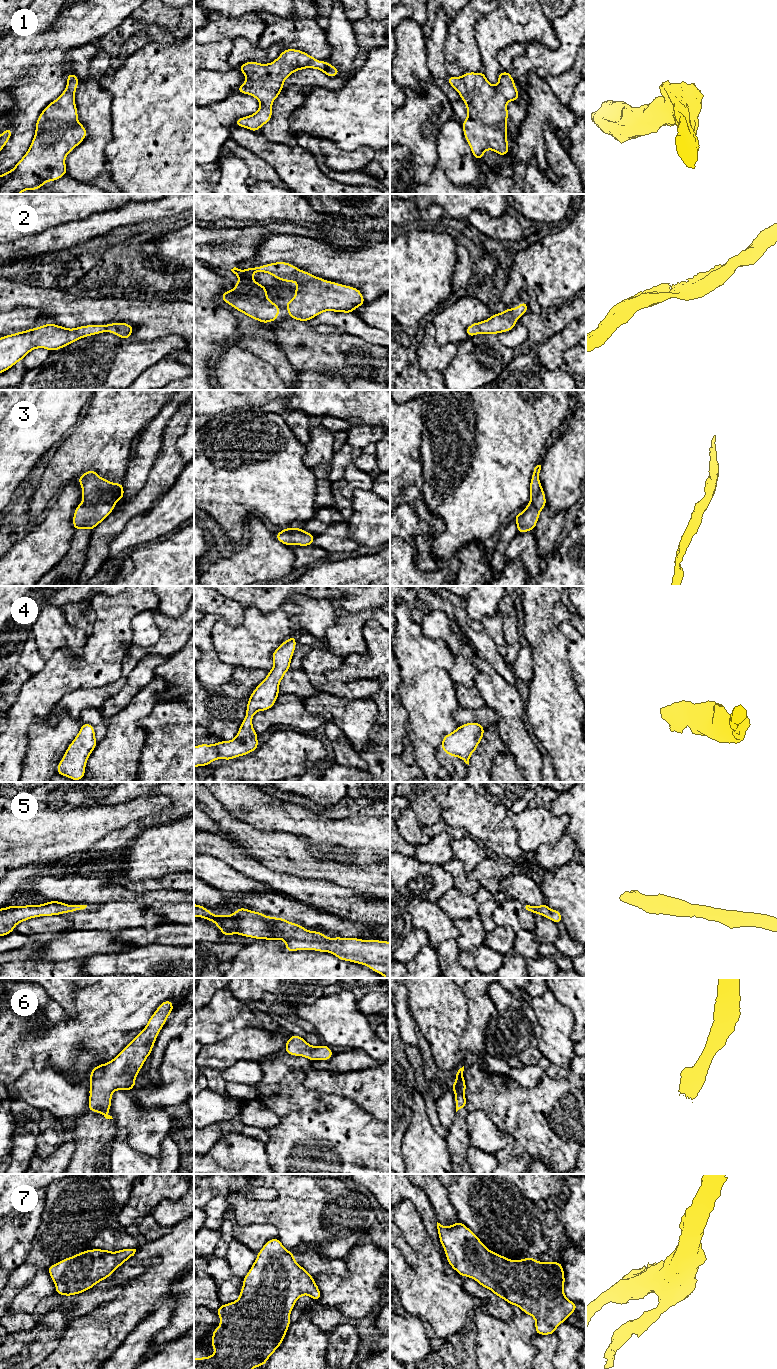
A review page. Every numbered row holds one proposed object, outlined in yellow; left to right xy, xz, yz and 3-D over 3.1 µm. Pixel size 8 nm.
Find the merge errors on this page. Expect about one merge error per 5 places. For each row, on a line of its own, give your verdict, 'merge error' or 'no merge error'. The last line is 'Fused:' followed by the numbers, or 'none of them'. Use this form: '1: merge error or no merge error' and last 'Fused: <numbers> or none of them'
1: no merge error
2: no merge error
3: no merge error
4: no merge error
5: no merge error
6: no merge error
7: no merge error
Fused: none of them

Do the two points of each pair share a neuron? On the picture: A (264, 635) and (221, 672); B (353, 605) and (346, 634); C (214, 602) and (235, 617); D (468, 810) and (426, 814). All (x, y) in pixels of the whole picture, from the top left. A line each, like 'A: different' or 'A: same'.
A: different
B: different
C: same
D: different

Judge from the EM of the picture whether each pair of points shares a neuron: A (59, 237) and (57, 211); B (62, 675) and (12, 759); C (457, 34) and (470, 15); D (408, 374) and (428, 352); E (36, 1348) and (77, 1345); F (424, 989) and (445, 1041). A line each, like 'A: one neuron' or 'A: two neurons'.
A: two neurons
B: one neuron
C: one neuron
D: two neurons
E: two neurons
F: one neuron

